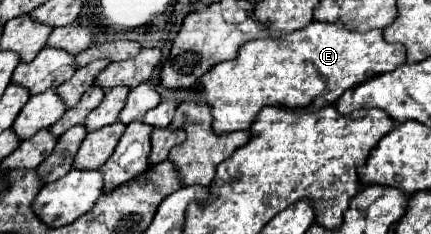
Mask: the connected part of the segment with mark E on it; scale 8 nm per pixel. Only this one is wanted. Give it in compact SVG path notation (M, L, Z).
M311 22L291 34L275 38L245 42L239 56L217 64L211 72L201 76L201 86L213 114L213 132L227 134L249 130L257 114L265 106L283 108L323 108L337 102L337 98L369 78L395 70L405 62L405 48L401 44L387 44L383 30L347 30L341 24Z

